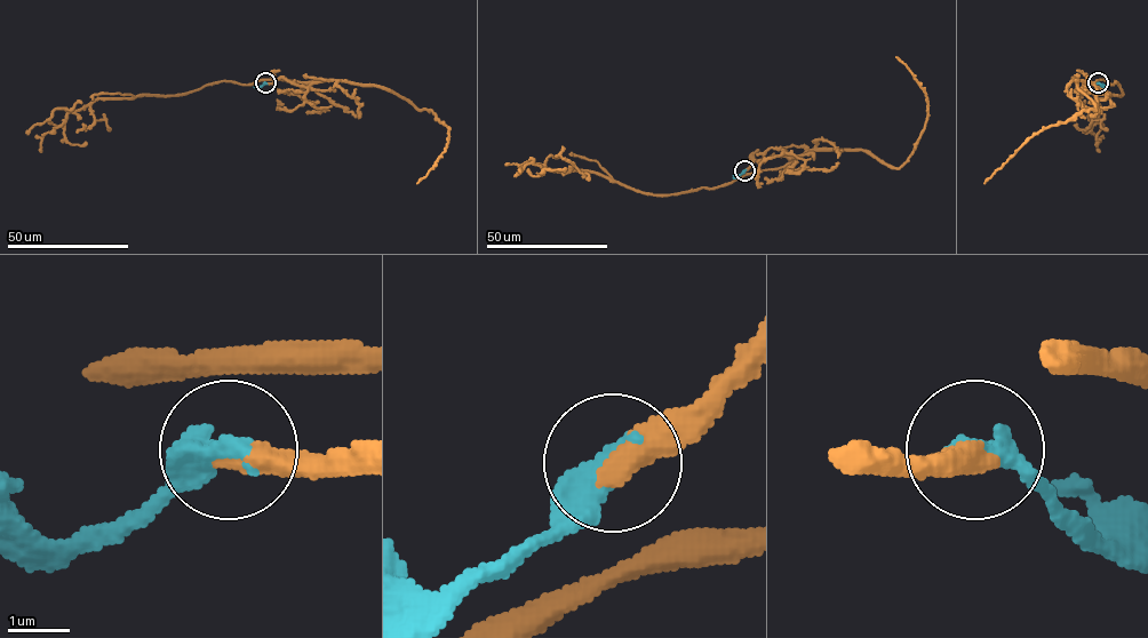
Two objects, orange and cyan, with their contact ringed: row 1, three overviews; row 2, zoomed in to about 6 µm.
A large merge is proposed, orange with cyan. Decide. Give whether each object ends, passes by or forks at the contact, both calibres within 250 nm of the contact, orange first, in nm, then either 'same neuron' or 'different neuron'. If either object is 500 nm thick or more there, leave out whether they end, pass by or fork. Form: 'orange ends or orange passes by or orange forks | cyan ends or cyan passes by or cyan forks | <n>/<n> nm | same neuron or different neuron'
orange ends | cyan ends | 480/460 nm | same neuron

